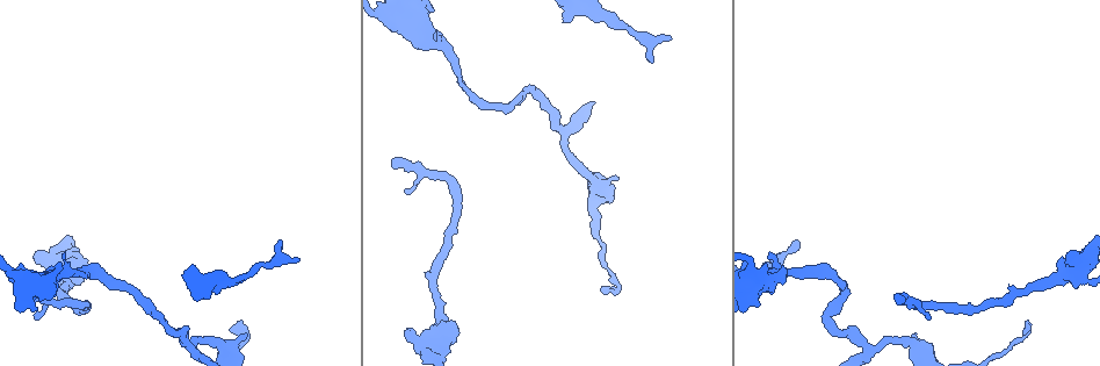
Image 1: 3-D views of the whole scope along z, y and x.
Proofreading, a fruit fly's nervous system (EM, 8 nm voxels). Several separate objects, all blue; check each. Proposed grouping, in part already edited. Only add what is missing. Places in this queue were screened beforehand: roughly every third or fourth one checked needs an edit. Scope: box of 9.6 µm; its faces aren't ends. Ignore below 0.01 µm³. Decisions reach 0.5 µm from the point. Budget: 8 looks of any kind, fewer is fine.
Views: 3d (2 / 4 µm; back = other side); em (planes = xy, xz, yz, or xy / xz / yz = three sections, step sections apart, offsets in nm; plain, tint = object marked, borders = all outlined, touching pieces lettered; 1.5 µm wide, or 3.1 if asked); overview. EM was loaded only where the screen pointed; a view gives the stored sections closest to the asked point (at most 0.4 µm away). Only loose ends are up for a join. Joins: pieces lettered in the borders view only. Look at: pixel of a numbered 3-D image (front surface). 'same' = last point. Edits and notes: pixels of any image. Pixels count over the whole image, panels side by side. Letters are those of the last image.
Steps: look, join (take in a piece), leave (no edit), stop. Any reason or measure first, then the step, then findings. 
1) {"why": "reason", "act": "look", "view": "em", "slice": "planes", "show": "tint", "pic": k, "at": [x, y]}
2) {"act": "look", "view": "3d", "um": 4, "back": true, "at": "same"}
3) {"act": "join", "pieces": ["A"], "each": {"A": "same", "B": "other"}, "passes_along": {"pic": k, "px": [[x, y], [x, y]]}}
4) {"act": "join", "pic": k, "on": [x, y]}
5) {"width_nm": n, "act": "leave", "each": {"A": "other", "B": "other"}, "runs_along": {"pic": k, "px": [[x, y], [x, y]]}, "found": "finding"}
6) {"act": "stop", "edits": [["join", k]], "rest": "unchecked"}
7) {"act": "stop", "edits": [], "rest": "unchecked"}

{"why": "free end", "act": "look", "view": "em", "slice": "xz", "step": 4, "show": "plain", "pic": 1, "at": [670, 36]}

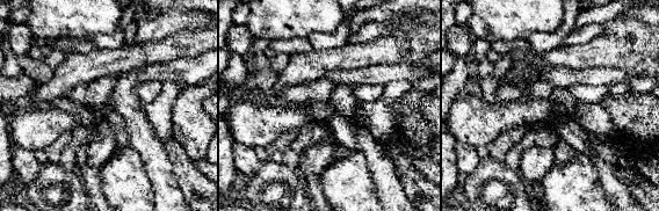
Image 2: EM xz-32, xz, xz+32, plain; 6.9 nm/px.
{"why": "what lies round it", "act": "look", "view": "em", "slice": "xz", "step": 4, "show": "borders", "at": "same"}

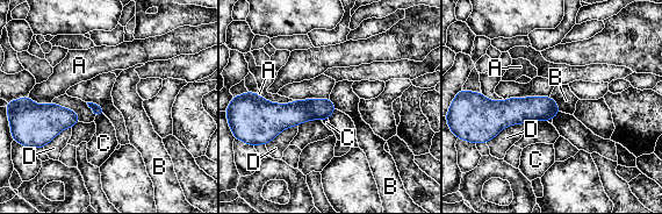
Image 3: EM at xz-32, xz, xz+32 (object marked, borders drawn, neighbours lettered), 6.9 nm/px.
{"act": "leave", "each": {"A": "other", "B": "other", "C": "other", "D": "other"}, "border": {"pic": 3, "px": [[549, 97], [560, 111]]}, "found": "no lettered piece goes on from it"}

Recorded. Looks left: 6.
{"why": "an open end", "act": "look", "view": "3d", "um": 2, "pic": 1, "at": [767, 264]}

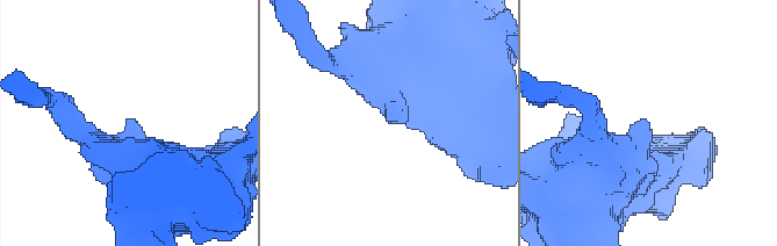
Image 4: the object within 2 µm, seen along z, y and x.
{"why": "now the EM", "act": "look", "view": "em", "slice": "planes", "show": "borders", "pic": 4, "at": [132, 121]}

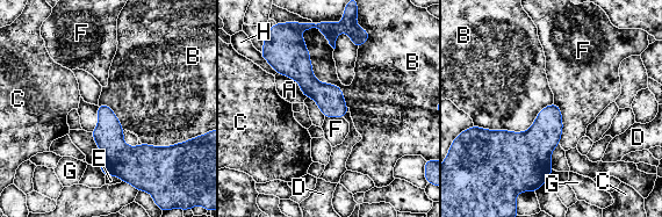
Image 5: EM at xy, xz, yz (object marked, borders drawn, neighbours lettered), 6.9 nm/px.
{"act": "leave", "each": {"A": "other", "B": "other", "C": "other", "D": "other", "E": "other", "F": "other", "G": "other", "H": "other"}, "runs_along": {"pic": 5, "px": [[292, 52], [303, 76], [342, 114]]}, "found": "none of them fits"}

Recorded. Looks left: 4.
{"why": "branch stops here", "act": "look", "view": "3d", "um": 2, "pic": 1, "at": [904, 300]}

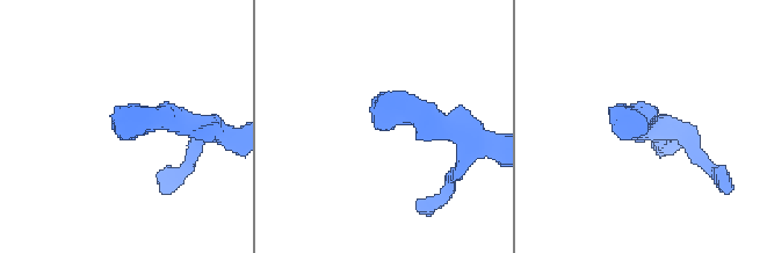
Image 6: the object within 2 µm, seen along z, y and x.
{"why": "need the tissue", "act": "look", "view": "em", "slice": "yz", "step": 8, "show": "borders", "pic": 6, "at": [375, 127]}

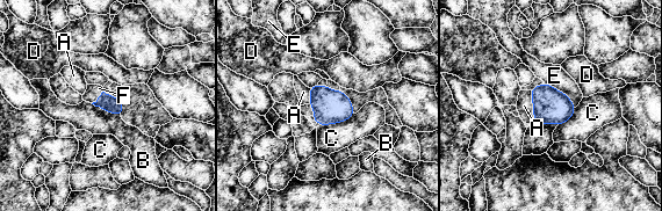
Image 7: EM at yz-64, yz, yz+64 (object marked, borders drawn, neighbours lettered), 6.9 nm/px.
{"act": "join", "pieces": ["F"], "each": {"A": "other", "B": "other", "C": "other", "D": "other", "E": "other", "F": "same"}, "found": "the neuron continues"}

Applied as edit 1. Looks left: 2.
{"act": "stop", "edits": [["join", 7]], "rest": "unchecked"}

